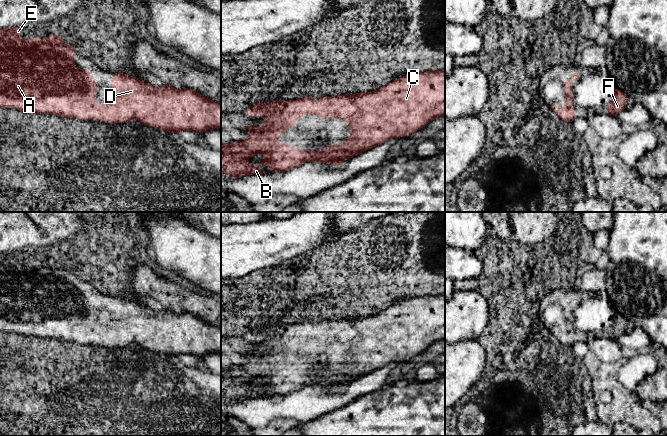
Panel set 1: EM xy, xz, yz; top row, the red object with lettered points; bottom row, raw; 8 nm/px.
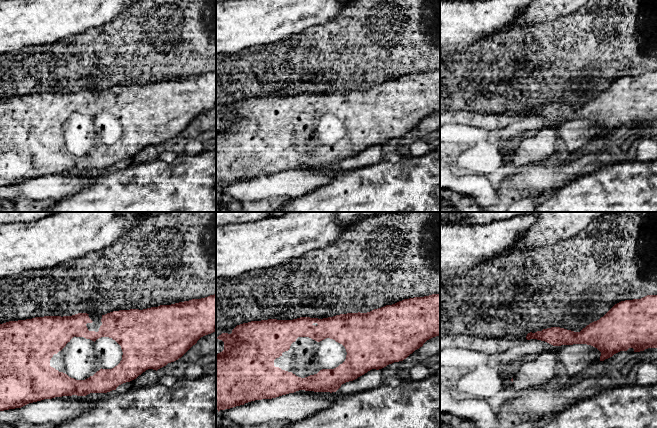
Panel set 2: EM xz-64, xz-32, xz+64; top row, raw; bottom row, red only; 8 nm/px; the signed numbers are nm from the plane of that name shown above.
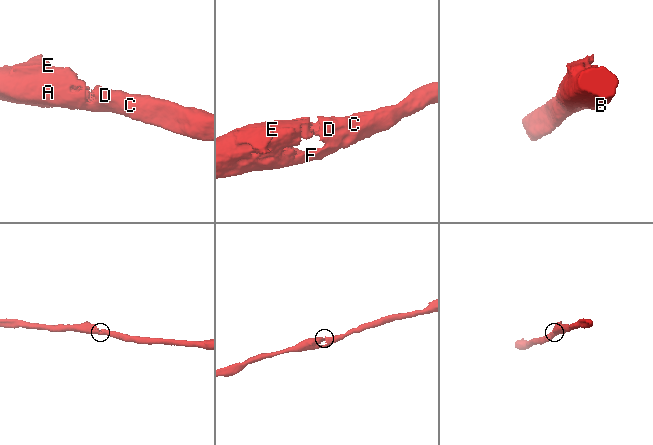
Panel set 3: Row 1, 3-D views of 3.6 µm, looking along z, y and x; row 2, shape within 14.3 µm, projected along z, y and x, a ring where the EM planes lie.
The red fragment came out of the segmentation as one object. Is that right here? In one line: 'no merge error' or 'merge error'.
no merge error

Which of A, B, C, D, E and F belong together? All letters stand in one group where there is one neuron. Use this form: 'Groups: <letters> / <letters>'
Groups: A B C D E F

